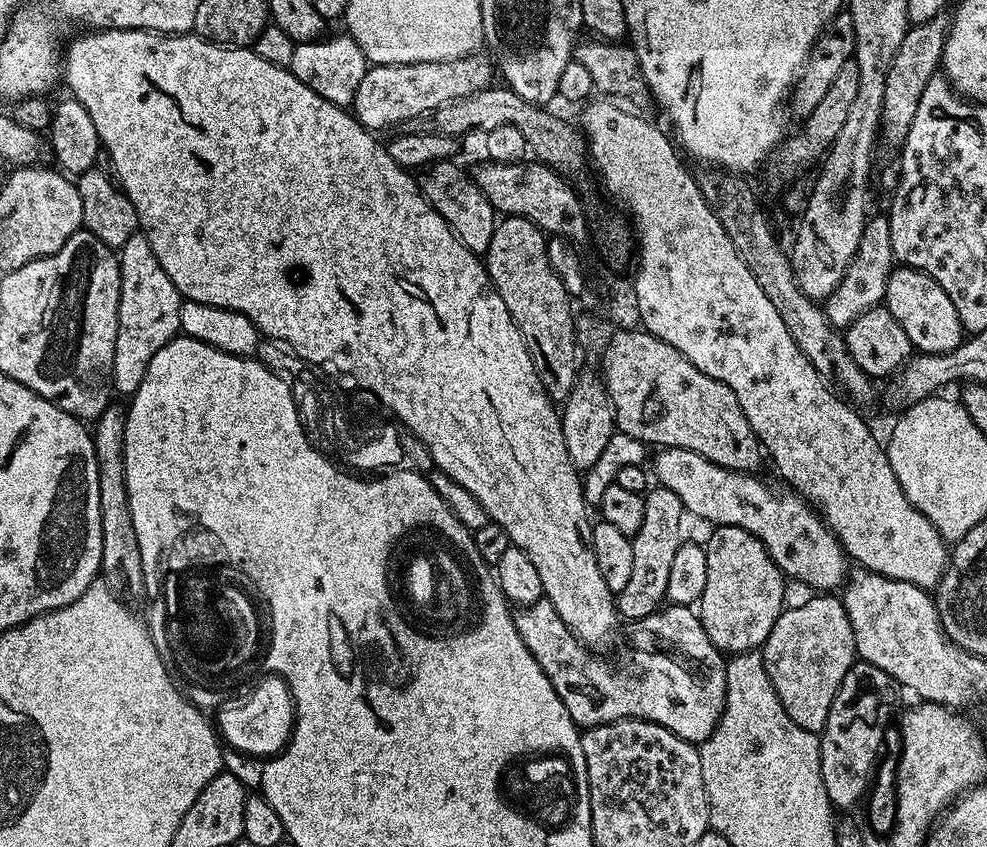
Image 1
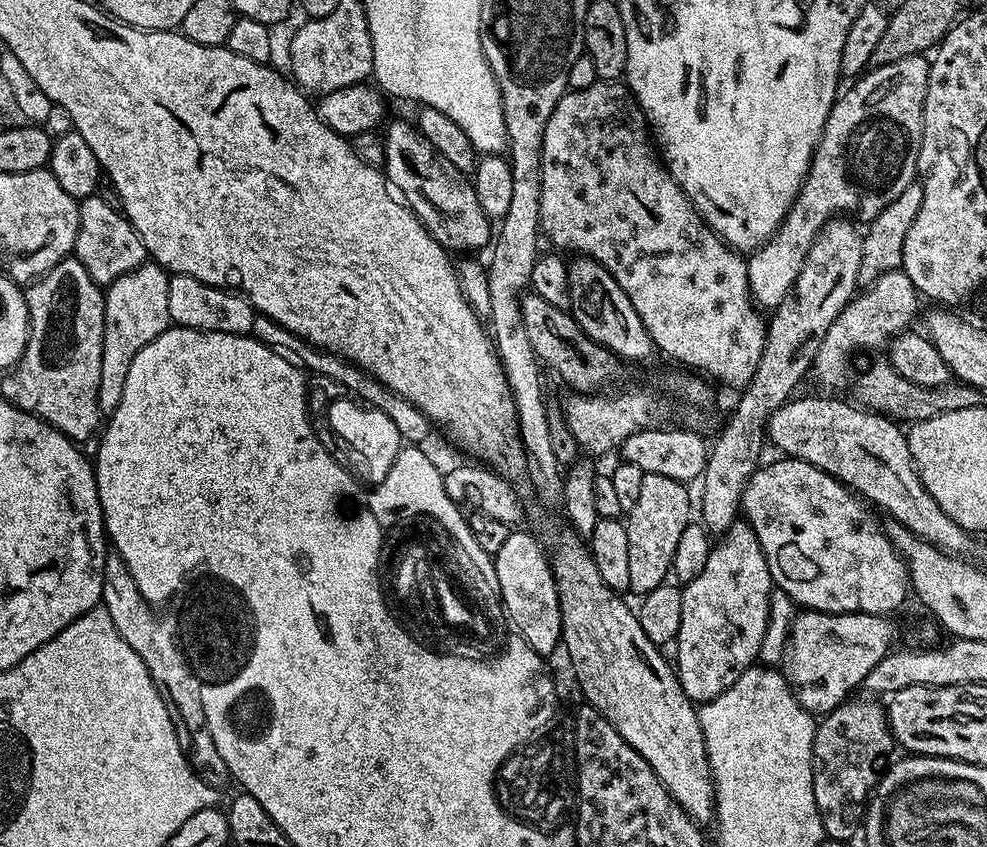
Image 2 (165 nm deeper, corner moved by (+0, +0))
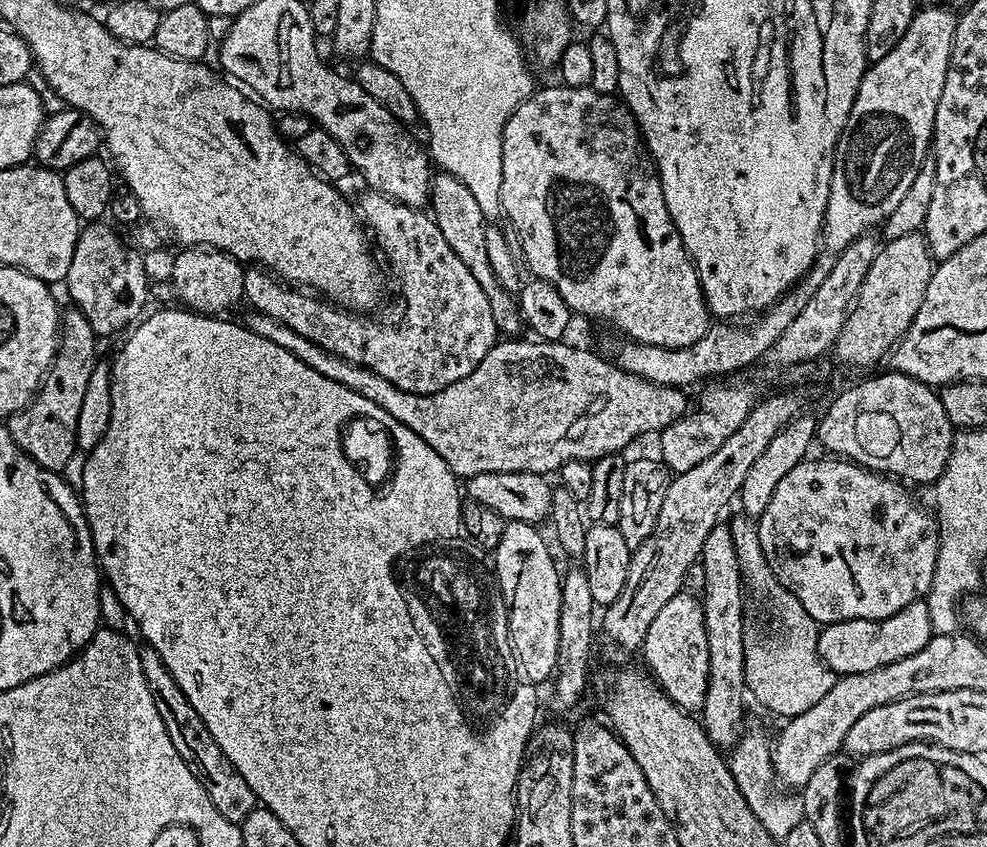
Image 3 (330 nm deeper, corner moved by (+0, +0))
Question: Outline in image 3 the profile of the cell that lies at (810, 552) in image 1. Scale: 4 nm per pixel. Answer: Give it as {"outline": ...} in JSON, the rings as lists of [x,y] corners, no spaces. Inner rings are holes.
{"outline":[[[805,458],[801,464],[794,466],[794,470],[790,470],[790,474],[786,474],[786,478],[782,478],[782,482],[778,482],[770,498],[770,506],[766,506],[766,510],[758,517],[762,550],[778,582],[786,590],[793,592],[794,597],[798,598],[806,608],[807,614],[810,614],[810,617],[820,626],[833,624],[839,620],[885,620],[890,618],[890,614],[898,614],[898,610],[910,606],[916,600],[924,600],[932,585],[934,566],[940,559],[940,534],[937,521],[931,515],[928,517],[916,505],[915,498],[904,489],[907,487],[903,483],[887,475],[862,468],[843,458],[812,459]]]}

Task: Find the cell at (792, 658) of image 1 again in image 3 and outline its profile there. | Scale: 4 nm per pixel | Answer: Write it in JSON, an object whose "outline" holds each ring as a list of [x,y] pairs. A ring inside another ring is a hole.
{"outline":[[[916,600],[885,620],[839,620],[823,625],[819,629],[817,650],[826,667],[837,677],[849,676],[878,670],[890,662],[898,662],[898,658],[910,658],[910,654],[918,654],[933,635],[927,603]]]}

